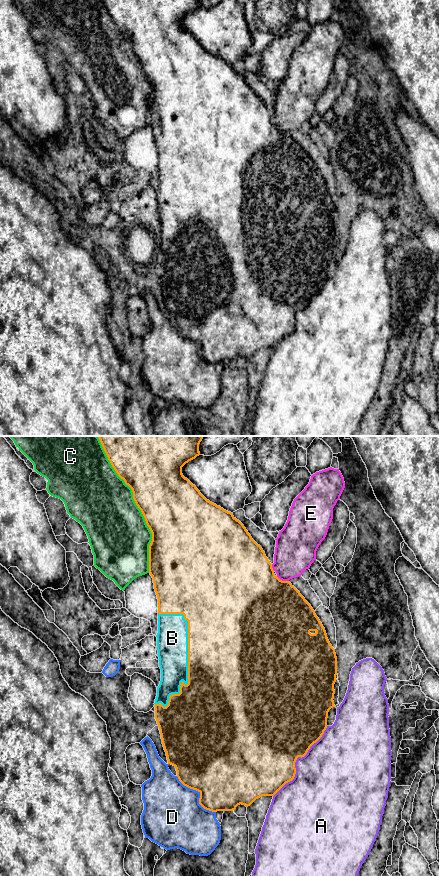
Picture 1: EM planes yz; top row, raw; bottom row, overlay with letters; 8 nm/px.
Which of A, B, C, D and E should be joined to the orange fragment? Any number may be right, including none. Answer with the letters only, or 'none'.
B

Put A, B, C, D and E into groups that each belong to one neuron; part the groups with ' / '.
A / B / C / D / E

